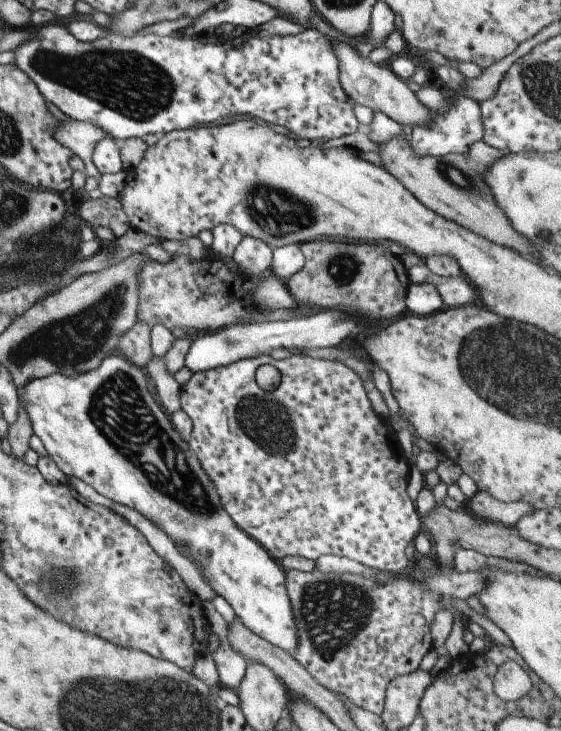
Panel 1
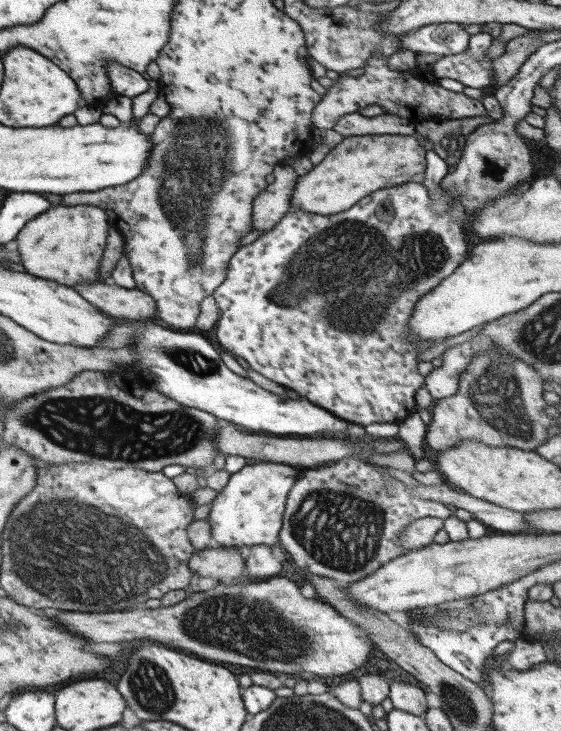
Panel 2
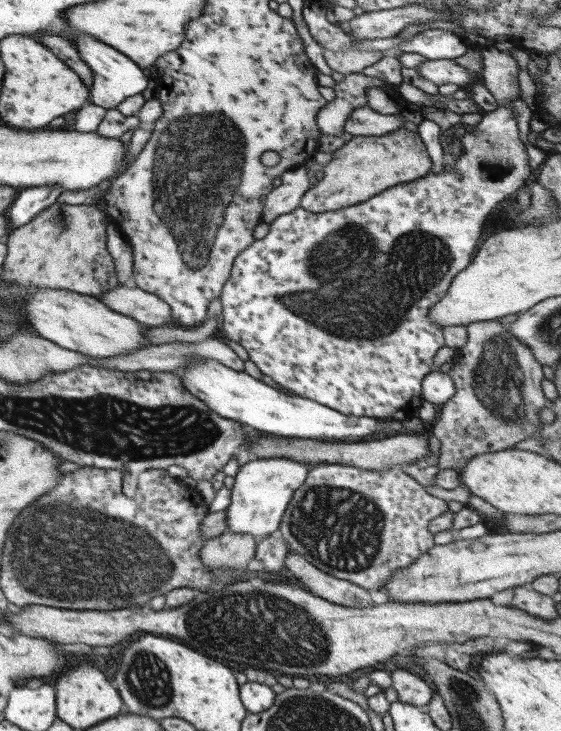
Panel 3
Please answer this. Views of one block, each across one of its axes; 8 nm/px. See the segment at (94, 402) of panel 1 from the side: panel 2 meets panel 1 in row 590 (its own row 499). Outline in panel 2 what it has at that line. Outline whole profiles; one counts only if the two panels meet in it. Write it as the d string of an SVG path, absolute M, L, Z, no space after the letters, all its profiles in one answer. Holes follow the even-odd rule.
M257 461L255 464L246 465L239 472L232 474L226 487L218 492L216 499L213 500L210 516L206 518L212 525L214 544L240 547L246 551L257 544L275 545L283 525L283 514L289 491L299 475L301 475L301 469L296 466L268 461Z

